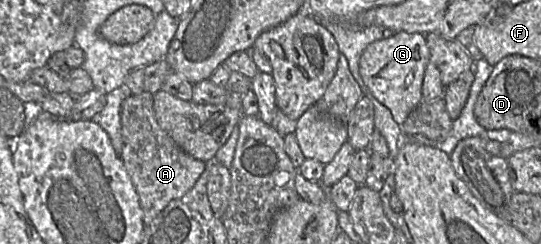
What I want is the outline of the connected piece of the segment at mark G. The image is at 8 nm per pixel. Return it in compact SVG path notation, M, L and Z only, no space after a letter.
M396 32L391 36L370 43L359 60L360 76L370 94L387 107L398 125L402 125L410 112L422 102L422 83L430 51L425 35L421 33Z

